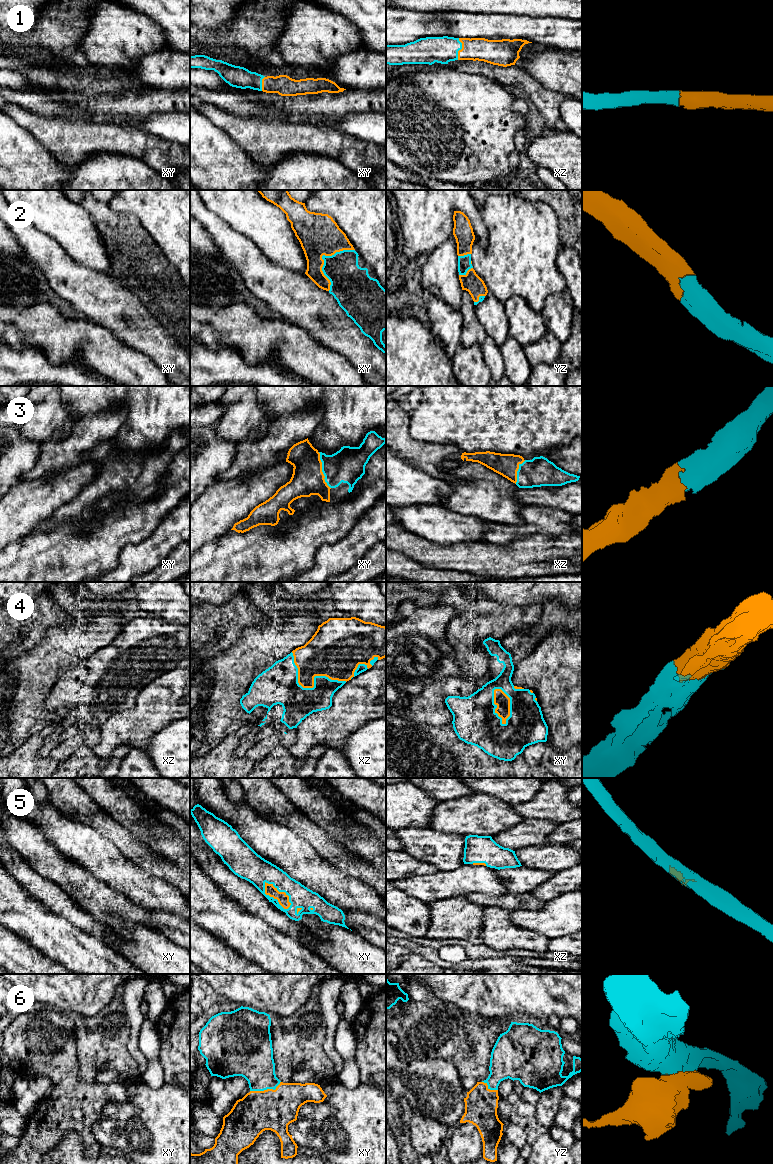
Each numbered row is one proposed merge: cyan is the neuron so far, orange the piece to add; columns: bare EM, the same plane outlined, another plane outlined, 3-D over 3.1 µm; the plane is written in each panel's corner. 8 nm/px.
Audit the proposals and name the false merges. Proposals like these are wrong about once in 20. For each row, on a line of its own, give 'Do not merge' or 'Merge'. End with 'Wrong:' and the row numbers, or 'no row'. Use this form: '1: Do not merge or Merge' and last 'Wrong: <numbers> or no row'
1: Merge
2: Merge
3: Merge
4: Merge
5: Merge
6: Merge
Wrong: no row

